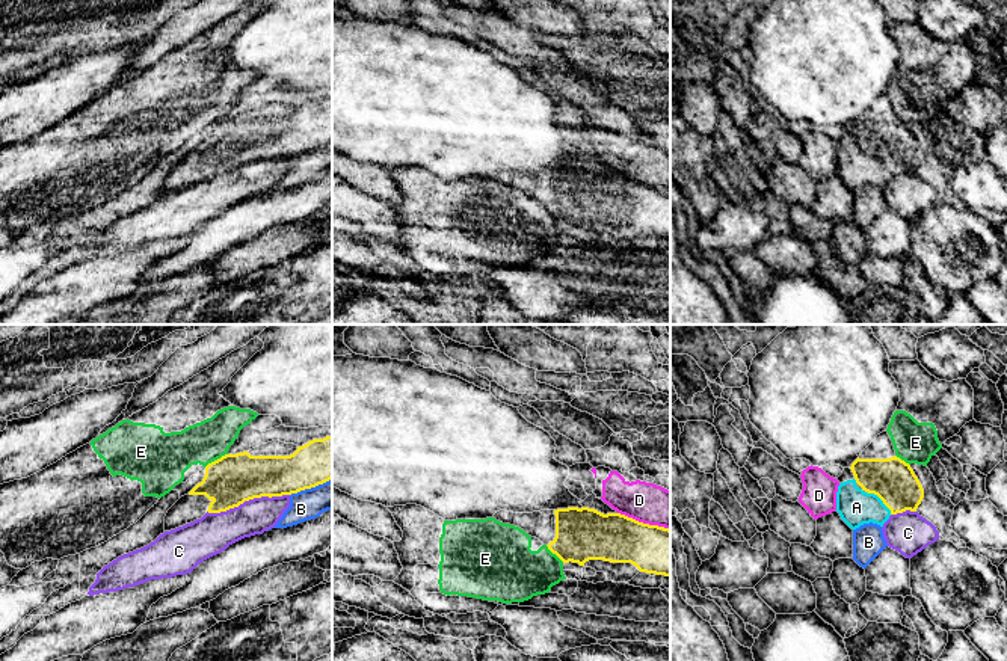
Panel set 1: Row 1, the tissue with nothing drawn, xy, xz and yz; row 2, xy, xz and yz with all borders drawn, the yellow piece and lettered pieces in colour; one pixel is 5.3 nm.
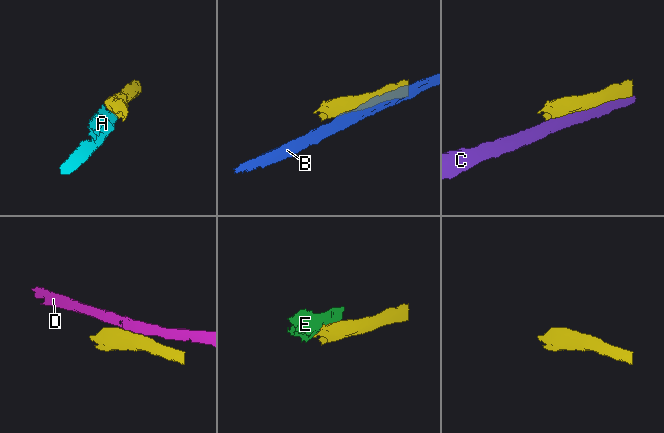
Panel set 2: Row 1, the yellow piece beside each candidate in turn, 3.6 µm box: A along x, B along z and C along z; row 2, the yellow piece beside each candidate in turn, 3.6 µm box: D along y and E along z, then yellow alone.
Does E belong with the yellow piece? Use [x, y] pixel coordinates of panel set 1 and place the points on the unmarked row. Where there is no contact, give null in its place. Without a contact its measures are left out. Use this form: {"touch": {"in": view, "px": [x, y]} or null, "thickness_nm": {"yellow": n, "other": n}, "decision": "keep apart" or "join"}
{"touch": {"in": "xy", "px": [215, 122]}, "thickness_nm": {"yellow": 260, "other": 240}, "decision": "keep apart"}

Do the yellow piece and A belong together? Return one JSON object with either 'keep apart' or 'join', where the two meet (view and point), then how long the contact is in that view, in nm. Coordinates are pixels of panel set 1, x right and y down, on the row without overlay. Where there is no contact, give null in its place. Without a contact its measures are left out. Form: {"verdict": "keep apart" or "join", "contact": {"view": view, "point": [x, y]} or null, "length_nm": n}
{"verdict": "join", "contact": {"view": "yz", "point": [882, 162]}, "length_nm": 170}

